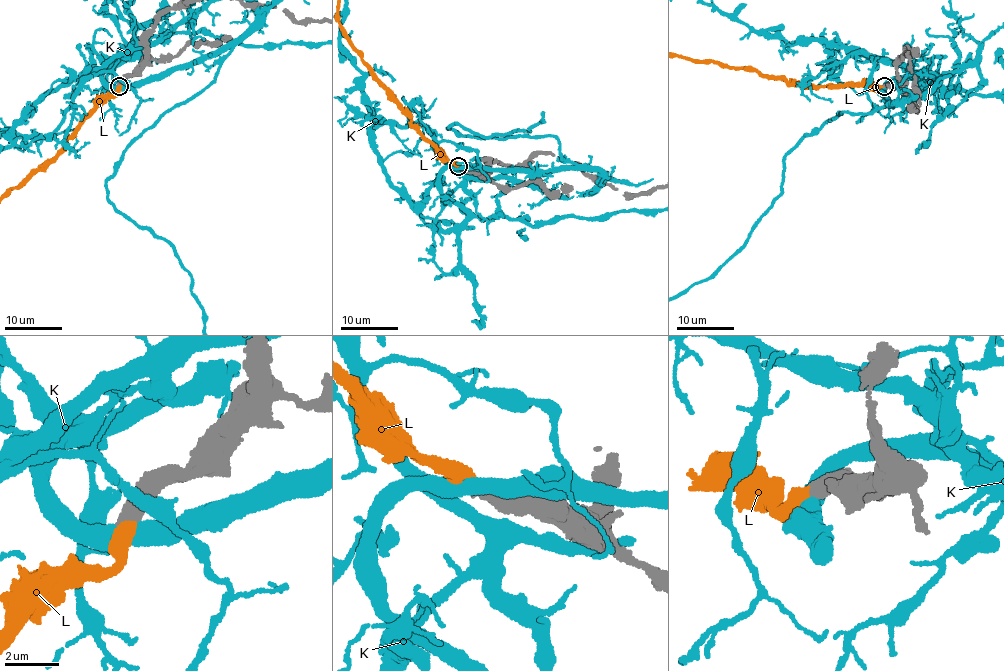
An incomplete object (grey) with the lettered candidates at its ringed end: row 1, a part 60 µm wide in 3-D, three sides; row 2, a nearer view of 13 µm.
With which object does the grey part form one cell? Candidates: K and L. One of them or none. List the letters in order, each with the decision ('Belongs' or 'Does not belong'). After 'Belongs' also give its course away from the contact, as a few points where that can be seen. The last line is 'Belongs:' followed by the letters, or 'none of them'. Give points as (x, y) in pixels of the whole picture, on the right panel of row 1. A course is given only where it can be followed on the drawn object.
K: Does not belong
L: Belongs
Belongs: L

